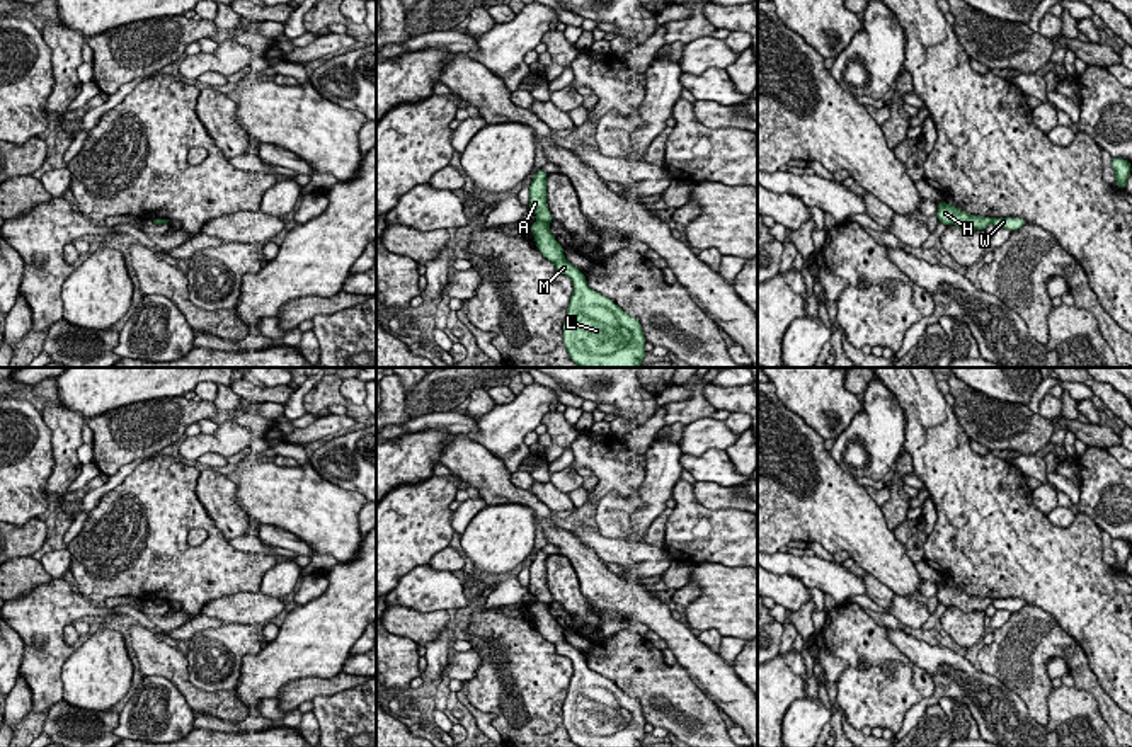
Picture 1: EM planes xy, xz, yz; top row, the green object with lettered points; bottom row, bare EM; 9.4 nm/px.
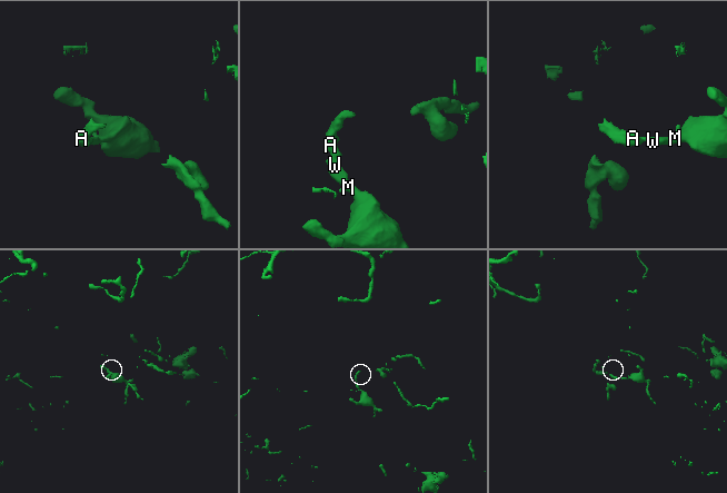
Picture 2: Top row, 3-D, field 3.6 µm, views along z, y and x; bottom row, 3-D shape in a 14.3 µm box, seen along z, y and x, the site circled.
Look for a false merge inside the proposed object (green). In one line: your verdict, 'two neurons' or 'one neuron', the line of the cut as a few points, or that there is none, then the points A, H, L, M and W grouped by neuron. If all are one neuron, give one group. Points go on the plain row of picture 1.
two neurons | xz (538, 599), (548, 604) | A H / L M W

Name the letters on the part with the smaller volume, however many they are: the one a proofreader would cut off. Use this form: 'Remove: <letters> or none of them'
Remove: L, M, W

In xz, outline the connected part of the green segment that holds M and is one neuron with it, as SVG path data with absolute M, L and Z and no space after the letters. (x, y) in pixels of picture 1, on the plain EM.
M550 604L531 606L538 631L570 659L574 674L563 701L563 727L579 747L640 747L645 738L642 706L618 686L587 667L586 657L563 636Z

